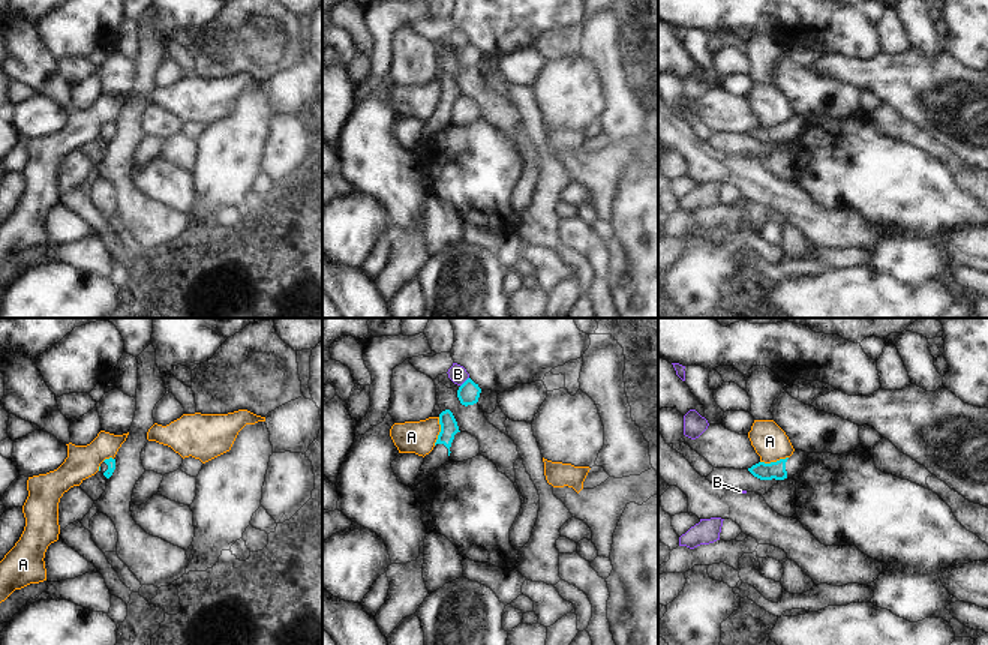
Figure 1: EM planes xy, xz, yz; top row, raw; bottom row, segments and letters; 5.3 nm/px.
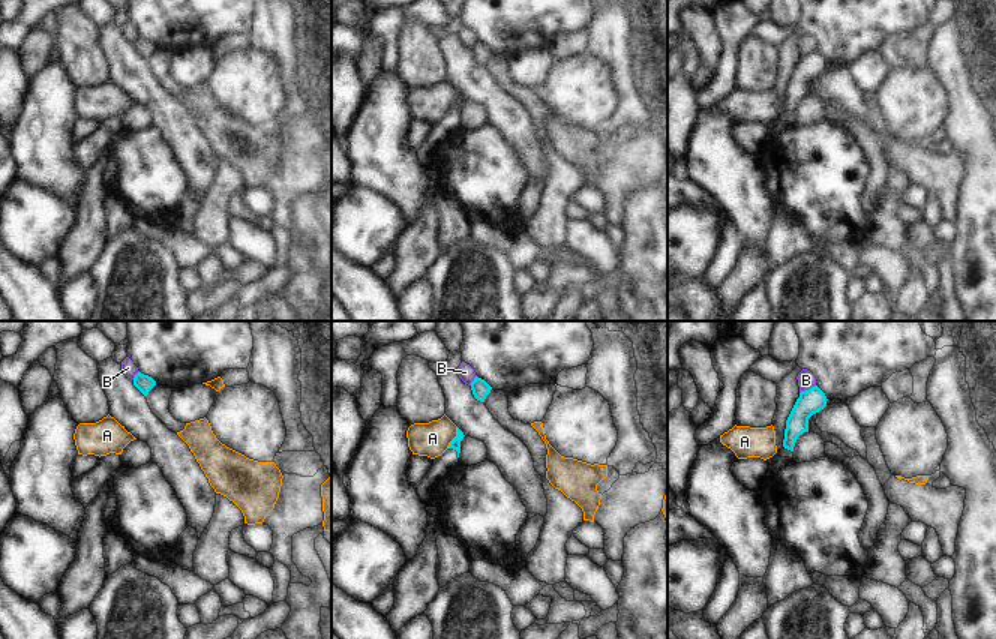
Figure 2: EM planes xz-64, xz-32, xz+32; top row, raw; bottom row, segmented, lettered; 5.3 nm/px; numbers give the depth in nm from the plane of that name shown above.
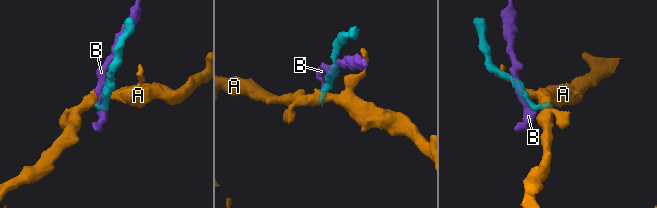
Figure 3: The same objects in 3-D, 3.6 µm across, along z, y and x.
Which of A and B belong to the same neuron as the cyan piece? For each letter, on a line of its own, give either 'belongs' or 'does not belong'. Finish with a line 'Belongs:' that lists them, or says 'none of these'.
A: does not belong
B: does not belong
Belongs: none of these

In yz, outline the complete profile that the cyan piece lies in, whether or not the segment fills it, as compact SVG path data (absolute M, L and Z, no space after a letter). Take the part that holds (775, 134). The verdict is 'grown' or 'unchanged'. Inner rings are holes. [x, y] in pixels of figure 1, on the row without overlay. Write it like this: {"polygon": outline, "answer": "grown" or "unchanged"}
{"polygon": "M795 114L790 122L780 123L777 126L765 128L759 126L748 132L748 135L760 144L798 144L810 117Z", "answer": "grown"}

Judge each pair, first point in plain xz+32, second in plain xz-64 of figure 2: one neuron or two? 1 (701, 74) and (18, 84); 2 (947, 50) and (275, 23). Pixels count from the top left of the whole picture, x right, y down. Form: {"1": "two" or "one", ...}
{"1": "two", "2": "one"}

